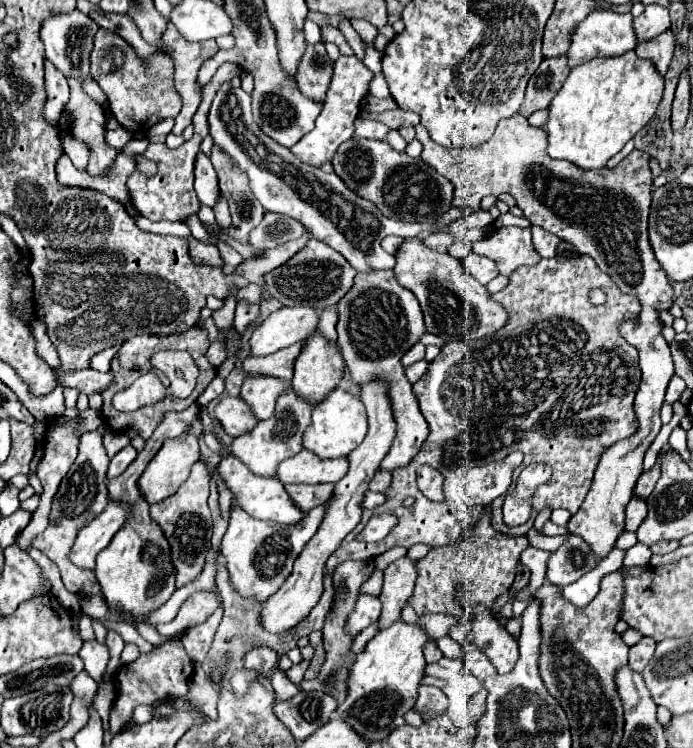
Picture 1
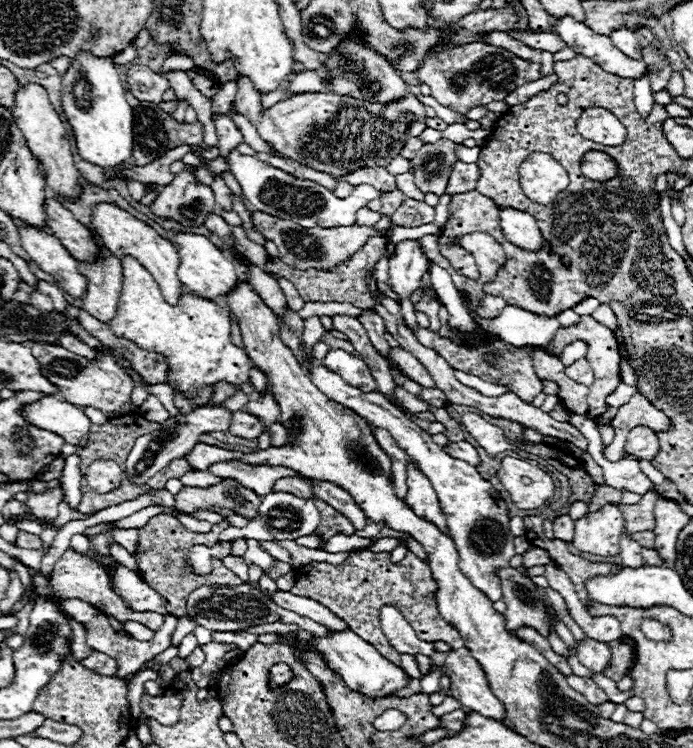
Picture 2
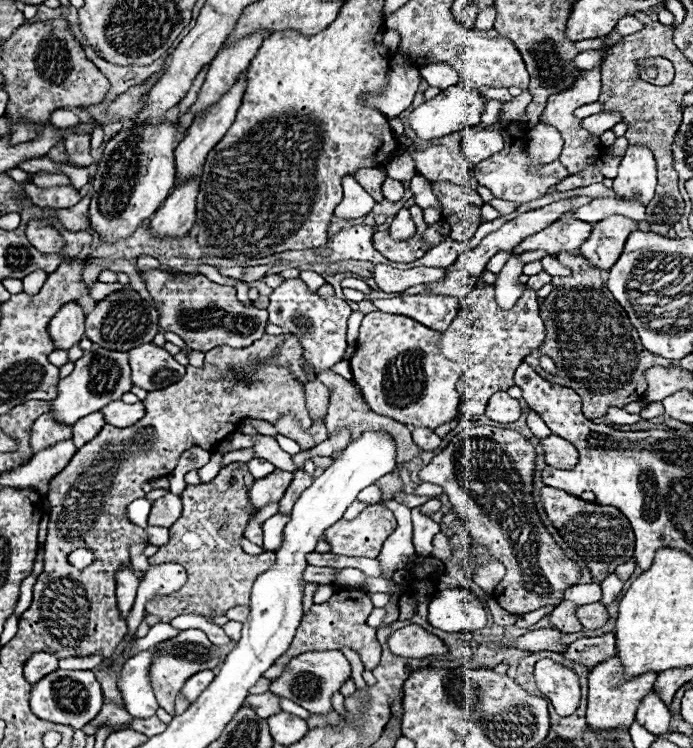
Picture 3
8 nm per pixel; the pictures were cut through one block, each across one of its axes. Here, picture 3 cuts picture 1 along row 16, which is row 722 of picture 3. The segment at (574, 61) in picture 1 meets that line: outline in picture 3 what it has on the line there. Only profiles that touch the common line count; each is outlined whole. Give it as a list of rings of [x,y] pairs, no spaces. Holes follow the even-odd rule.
[[[618,656],[594,666],[588,674],[588,710],[586,722],[592,732],[612,732],[612,730],[628,730],[634,722],[634,714],[640,706],[640,700],[652,690],[658,674],[642,674],[628,682],[622,680],[622,662]]]

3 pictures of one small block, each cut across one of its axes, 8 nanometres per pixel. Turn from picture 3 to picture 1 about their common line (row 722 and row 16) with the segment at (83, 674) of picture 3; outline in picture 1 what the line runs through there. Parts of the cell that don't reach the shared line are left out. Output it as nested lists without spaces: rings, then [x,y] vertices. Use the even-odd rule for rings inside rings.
[[[72,10],[70,14],[56,14],[50,20],[46,20],[42,24],[40,30],[40,38],[46,46],[46,58],[66,76],[82,76],[86,78],[84,90],[98,102],[104,102],[104,92],[100,90],[100,86],[90,78],[90,52],[92,52],[92,42],[94,42],[94,34],[98,32],[96,22],[90,20],[86,14],[80,14],[78,10]]]

